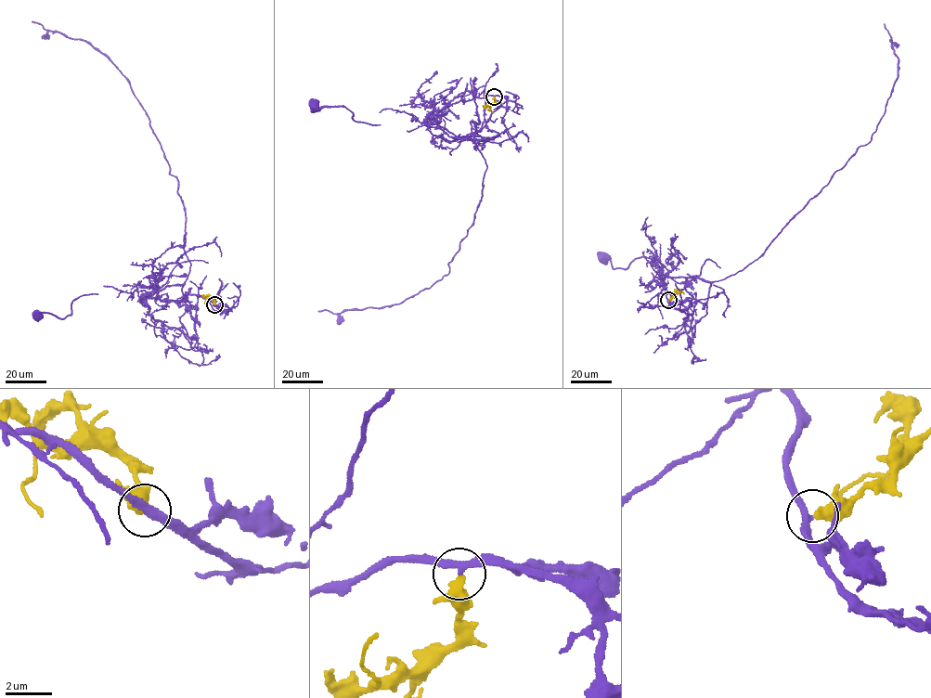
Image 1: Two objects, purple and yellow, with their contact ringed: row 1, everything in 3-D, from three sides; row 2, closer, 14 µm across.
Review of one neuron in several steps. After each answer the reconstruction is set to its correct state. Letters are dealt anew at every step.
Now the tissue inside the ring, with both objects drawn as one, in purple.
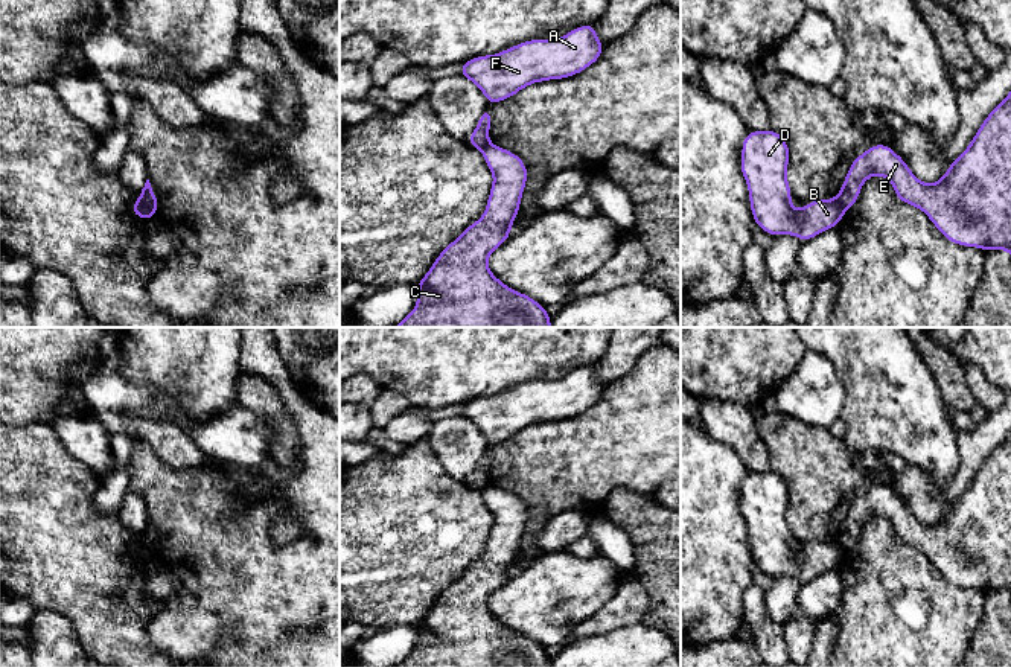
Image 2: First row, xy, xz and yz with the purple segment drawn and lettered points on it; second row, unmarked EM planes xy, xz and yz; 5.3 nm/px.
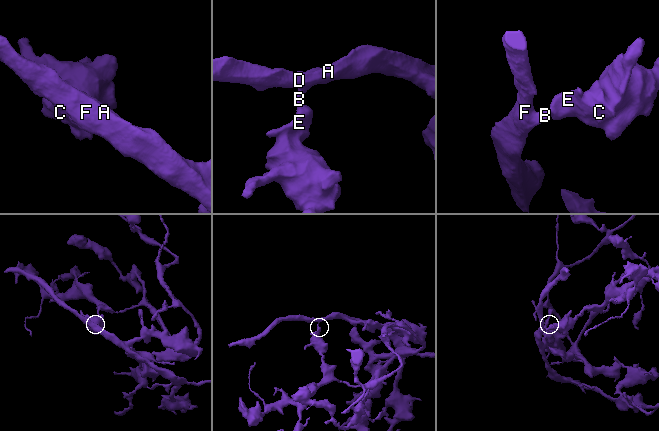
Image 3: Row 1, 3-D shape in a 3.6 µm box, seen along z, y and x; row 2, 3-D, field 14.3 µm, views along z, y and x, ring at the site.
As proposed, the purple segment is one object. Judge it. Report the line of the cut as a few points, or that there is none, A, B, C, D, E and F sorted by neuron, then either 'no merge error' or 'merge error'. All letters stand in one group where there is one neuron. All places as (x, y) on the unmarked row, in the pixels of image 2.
xy (139, 539), (153, 558) | A B D F / C E | merge error

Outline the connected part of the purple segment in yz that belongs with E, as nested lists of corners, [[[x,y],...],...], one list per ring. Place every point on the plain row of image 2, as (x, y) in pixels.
[[[1011,432],[990,452],[967,490],[936,524],[921,524],[888,486],[875,484],[857,496],[837,535],[845,553],[857,544],[863,524],[872,516],[885,518],[894,527],[897,541],[923,551],[947,582],[1011,594]]]

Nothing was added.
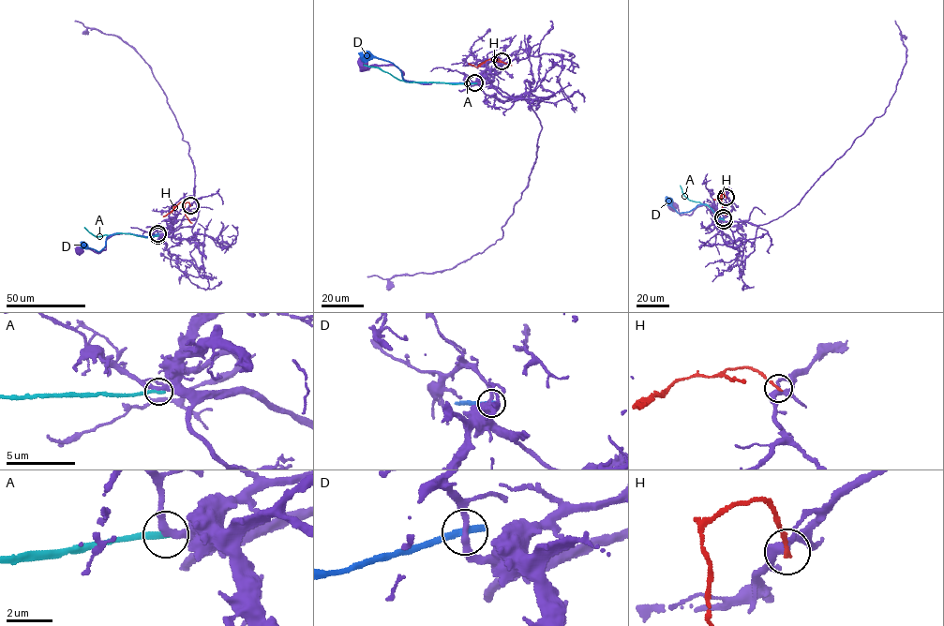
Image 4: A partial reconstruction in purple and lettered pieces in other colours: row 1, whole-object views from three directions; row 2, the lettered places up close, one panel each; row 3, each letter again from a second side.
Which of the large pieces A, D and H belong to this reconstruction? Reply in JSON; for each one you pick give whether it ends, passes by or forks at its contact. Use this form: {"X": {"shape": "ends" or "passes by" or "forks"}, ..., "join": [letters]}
{"join": []}

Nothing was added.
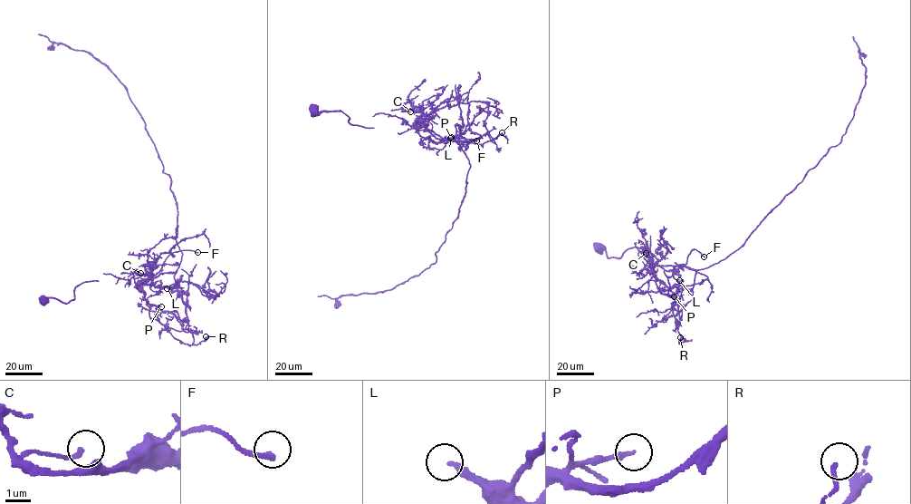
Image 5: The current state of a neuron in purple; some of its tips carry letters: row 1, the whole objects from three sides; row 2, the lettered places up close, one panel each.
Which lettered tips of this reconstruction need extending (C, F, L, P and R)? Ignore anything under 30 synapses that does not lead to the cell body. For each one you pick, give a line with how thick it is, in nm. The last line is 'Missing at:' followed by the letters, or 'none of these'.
F: Thickness 240 nm
L: Thickness 260 nm
Missing at: F, L

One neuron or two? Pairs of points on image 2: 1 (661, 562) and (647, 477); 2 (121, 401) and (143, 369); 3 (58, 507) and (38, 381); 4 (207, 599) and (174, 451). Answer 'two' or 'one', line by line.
1: two
2: two
3: two
4: two

